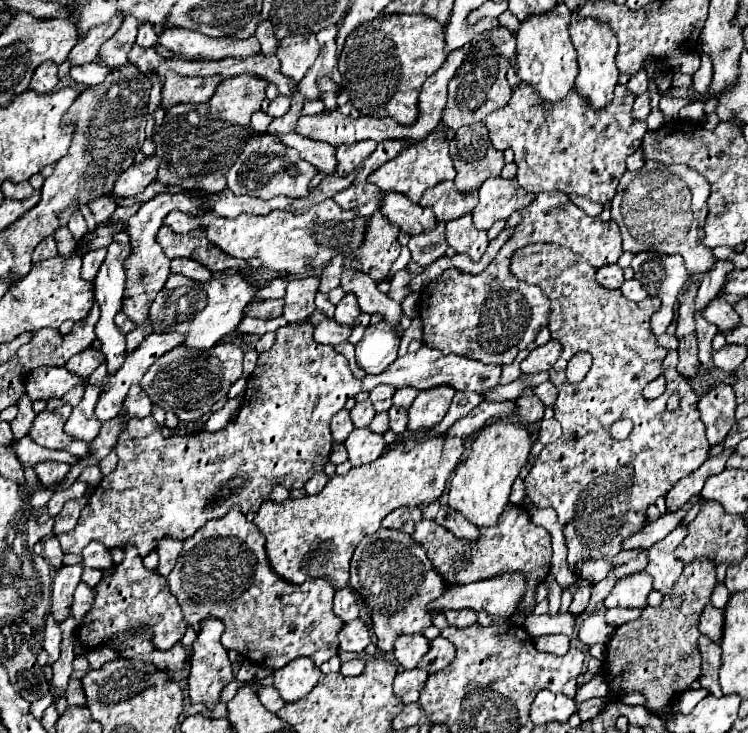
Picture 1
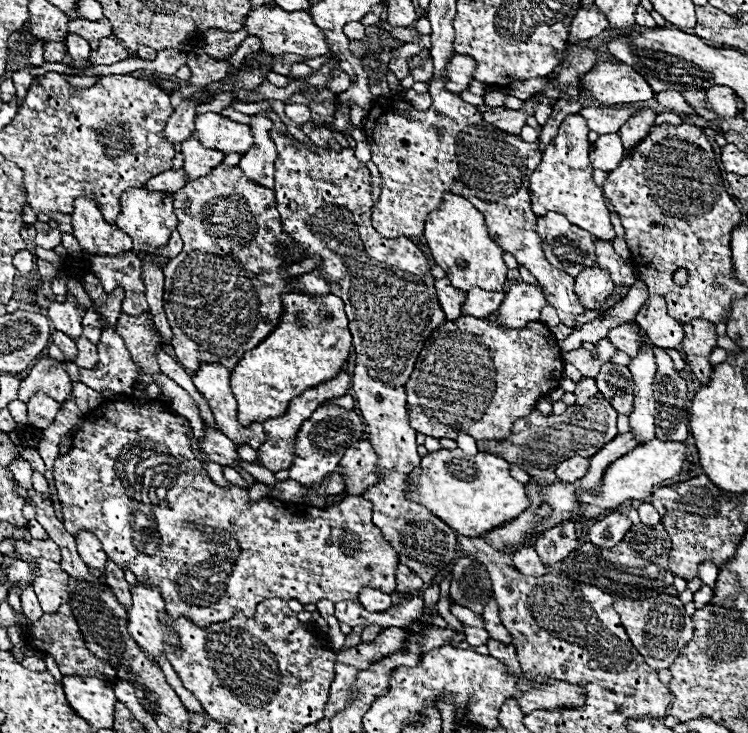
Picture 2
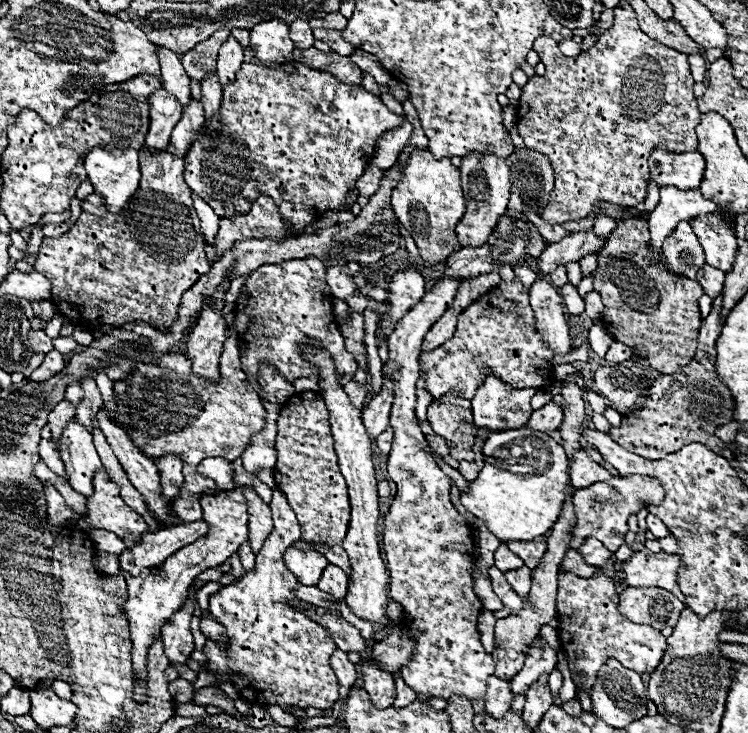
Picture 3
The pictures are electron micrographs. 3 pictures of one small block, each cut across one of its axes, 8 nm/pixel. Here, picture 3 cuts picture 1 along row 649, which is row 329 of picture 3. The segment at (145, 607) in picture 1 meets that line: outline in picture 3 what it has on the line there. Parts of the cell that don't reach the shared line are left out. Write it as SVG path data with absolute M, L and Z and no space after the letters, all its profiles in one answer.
M168 148L156 154L140 150L140 172L140 188L130 204L126 204L124 212L110 214L98 194L86 196L78 222L60 238L44 238L32 264L34 272L40 272L50 280L50 300L54 300L52 304L56 306L58 314L88 332L102 326L134 324L136 320L148 322L160 332L170 332L170 326L178 318L182 294L210 270L204 252L206 242L200 230L200 220L190 198L192 190L184 182L184 160L176 158Z

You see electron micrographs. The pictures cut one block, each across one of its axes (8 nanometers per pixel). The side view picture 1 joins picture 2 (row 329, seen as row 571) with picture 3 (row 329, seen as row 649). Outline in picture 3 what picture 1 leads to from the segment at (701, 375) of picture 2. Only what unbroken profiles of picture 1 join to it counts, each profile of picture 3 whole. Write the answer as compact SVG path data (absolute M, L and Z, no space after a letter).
M628 218L628 220L618 220L616 228L612 230L608 242L604 248L598 252L598 268L594 276L594 290L600 292L602 302L606 306L602 320L608 328L608 332L614 336L614 340L626 344L626 346L644 346L646 348L646 360L652 368L656 368L662 374L672 374L678 372L682 366L686 366L694 352L696 352L696 338L698 338L698 328L700 328L700 308L698 308L698 298L704 294L702 286L696 280L684 278L684 276L674 276L666 272L668 268L664 266L664 258L654 264L648 254L648 224L644 218Z

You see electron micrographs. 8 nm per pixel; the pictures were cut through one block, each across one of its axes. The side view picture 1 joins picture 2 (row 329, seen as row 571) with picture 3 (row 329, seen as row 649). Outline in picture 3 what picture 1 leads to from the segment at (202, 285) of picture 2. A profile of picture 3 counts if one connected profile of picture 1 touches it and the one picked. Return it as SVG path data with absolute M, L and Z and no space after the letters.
M316 256L286 260L284 264L264 264L250 272L250 278L246 278L238 294L234 326L226 330L226 338L232 334L246 346L240 354L240 362L242 370L252 380L258 380L260 366L268 360L288 384L294 384L296 378L320 382L318 368L302 358L302 348L308 342L316 342L330 354L340 376L356 374L358 370L354 356L344 348L344 338L336 324L334 298L326 286L326 266Z

